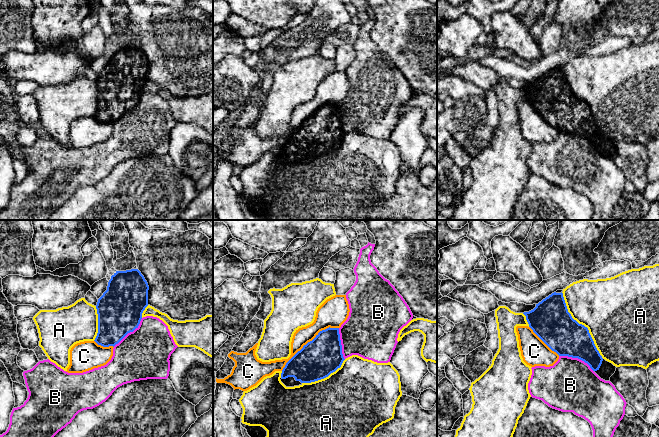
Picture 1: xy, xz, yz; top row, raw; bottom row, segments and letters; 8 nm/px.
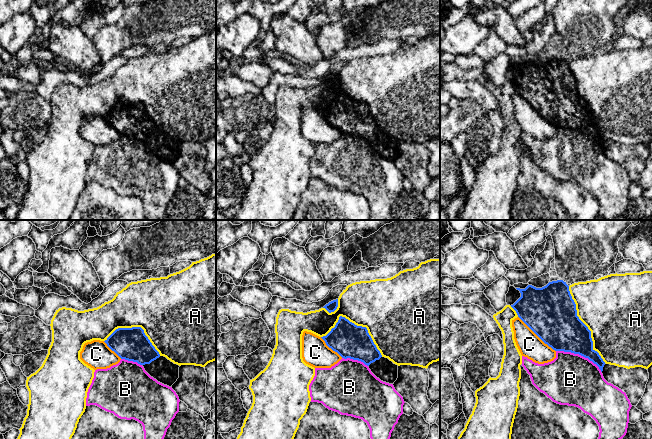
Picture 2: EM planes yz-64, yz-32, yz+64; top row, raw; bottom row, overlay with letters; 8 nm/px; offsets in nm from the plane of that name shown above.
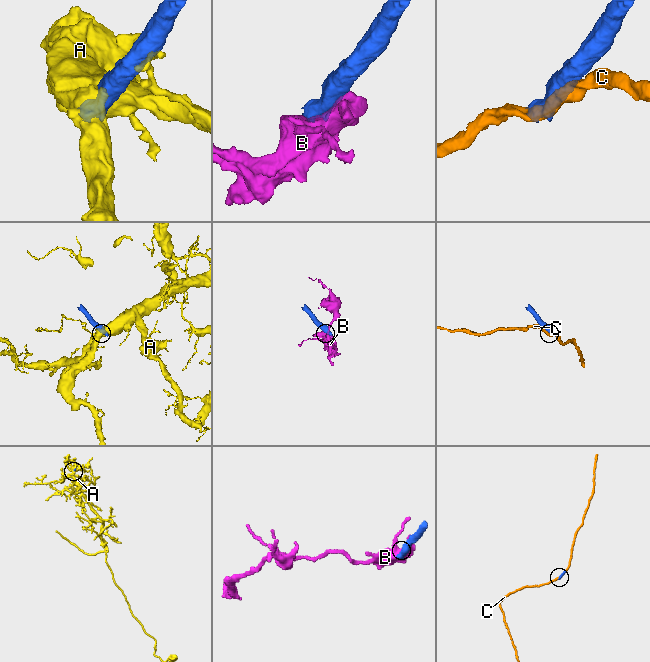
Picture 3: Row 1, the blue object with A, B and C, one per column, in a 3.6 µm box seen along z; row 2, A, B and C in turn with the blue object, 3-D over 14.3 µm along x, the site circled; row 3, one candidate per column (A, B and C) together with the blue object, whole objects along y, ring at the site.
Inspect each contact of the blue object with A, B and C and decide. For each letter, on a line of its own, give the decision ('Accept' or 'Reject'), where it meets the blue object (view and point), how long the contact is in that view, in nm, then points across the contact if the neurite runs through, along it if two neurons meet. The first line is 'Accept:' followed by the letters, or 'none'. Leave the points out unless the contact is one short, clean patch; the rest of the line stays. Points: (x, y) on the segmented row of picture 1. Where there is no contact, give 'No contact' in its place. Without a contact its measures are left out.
Accept: none
A: Reject. Touches blue at yz (581, 324). Shared border 650 nm
B: Reject. Touches blue at yz (577, 357). Shared border 300 nm
C: Reject. Touches blue at xz (308, 342). Shared border 600 nm

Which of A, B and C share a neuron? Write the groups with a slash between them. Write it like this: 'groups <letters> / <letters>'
groups A / B / C

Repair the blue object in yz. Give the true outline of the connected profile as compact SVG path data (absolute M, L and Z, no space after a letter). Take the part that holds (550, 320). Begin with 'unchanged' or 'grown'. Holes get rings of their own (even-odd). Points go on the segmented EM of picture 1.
grown; M562 292L552 293L536 304L533 310L523 314L526 316L529 327L552 351L559 356L568 356L584 361L601 379L610 381L610 377L615 373L617 367L602 358L588 328L572 318Z

